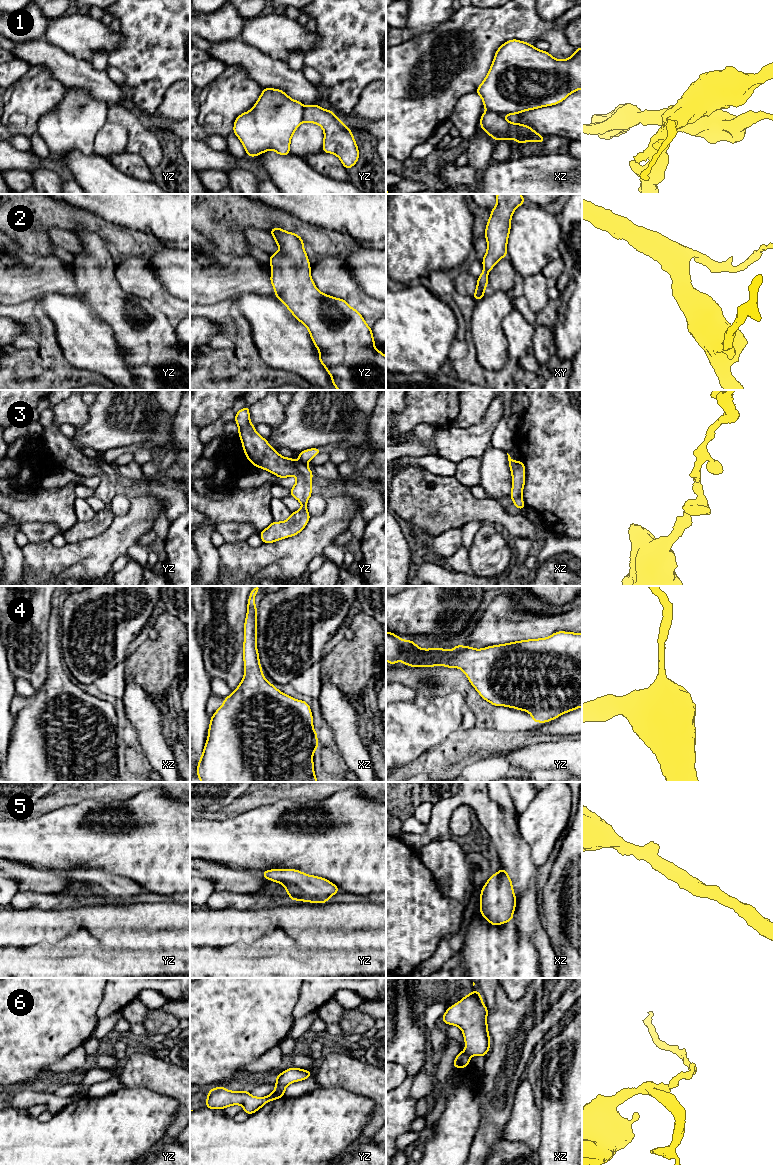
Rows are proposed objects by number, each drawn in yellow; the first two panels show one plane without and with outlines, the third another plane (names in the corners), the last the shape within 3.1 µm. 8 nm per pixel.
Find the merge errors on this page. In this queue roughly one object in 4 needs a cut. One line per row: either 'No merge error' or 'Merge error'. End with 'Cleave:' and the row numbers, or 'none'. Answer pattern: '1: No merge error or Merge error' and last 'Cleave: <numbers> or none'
1: Merge error
2: No merge error
3: No merge error
4: No merge error
5: No merge error
6: Merge error
Cleave: 1, 6

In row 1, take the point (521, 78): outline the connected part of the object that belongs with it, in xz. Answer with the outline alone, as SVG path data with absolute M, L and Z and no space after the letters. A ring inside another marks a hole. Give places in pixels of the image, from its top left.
M517 39L502 44L496 51L492 65L478 86L476 93L482 98L484 108L501 115L515 115L524 111L556 105L565 100L571 93L582 89L582 47L575 49L574 54L564 60L558 60L548 51L542 51Z

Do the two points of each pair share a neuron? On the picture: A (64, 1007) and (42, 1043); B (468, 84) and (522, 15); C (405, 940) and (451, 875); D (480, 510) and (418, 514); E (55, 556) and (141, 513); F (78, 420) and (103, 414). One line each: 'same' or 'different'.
A: same
B: same
C: different
D: same
E: same
F: different

